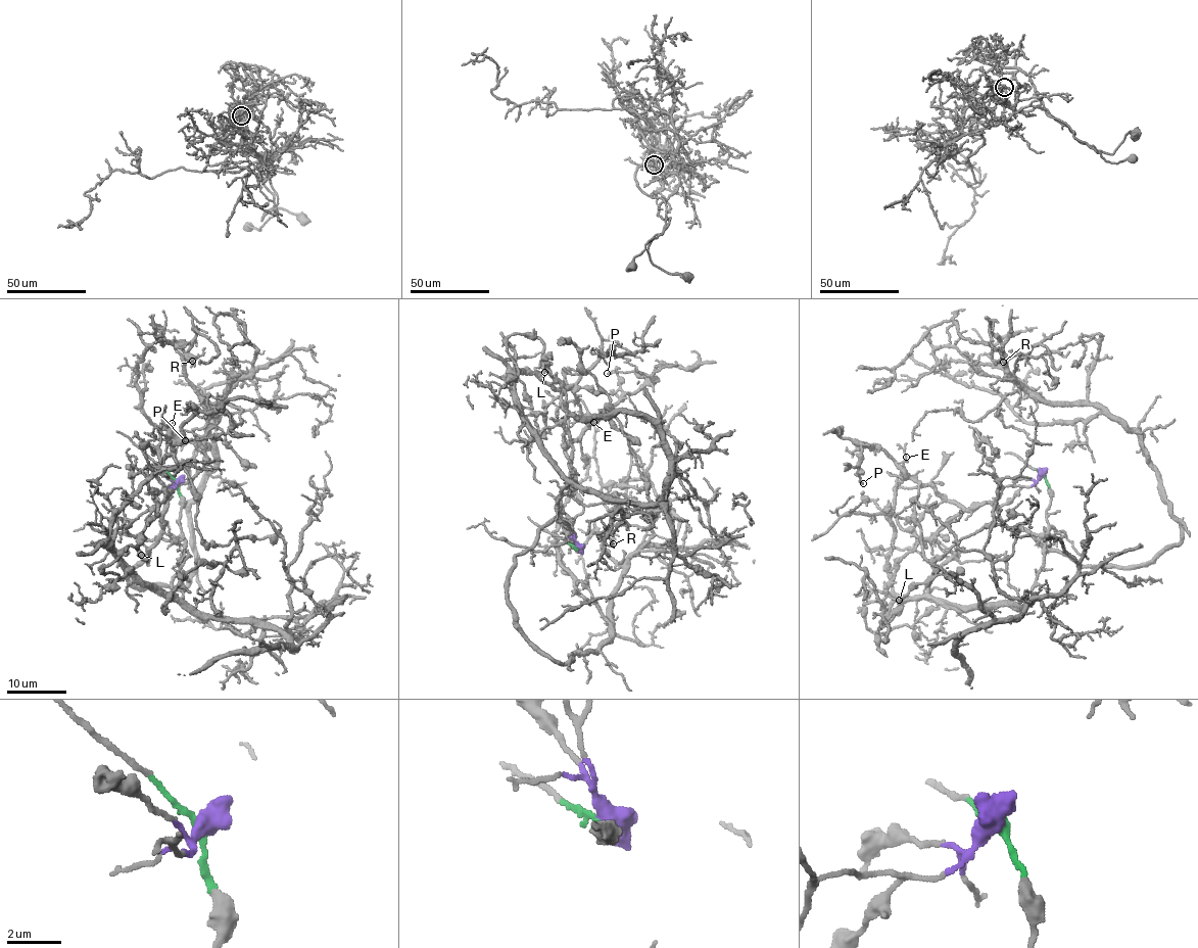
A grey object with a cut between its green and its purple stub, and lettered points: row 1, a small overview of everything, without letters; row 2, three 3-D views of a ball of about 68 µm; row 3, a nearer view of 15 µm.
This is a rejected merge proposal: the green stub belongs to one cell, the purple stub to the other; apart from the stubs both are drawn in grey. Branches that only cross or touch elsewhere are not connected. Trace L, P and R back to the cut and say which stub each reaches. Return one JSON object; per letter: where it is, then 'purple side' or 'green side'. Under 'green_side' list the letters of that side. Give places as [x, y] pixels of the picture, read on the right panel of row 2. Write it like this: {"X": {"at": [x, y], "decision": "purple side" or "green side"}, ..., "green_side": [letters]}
{"L": {"at": [899, 600], "decision": "purple side"}, "P": {"at": [863, 483], "decision": "purple side"}, "R": {"at": [1003, 362], "decision": "purple side"}, "green_side": []}

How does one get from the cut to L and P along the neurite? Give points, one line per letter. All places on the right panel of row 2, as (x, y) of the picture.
L: (1042, 475), (1034, 484), (1007, 486), (996, 501), (962, 509), (909, 552), (887, 590), (899, 601)
P: (1042, 475), (1034, 484), (1007, 486), (996, 501), (961, 508), (865, 442), (857, 474), (863, 483)

